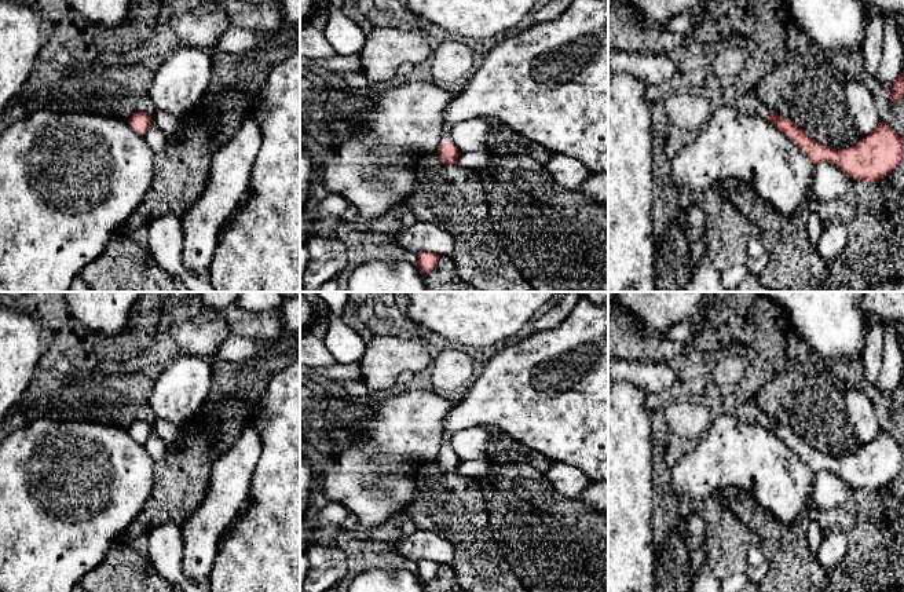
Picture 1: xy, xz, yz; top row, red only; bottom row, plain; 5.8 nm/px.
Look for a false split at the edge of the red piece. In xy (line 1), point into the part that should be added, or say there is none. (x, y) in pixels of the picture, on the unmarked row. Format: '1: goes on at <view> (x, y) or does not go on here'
1: does not go on here

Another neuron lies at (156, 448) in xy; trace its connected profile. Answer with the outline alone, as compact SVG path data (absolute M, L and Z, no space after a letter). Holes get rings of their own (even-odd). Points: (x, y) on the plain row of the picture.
M150 432L147 441L143 443L147 454L155 463L166 453L166 443L154 432Z

